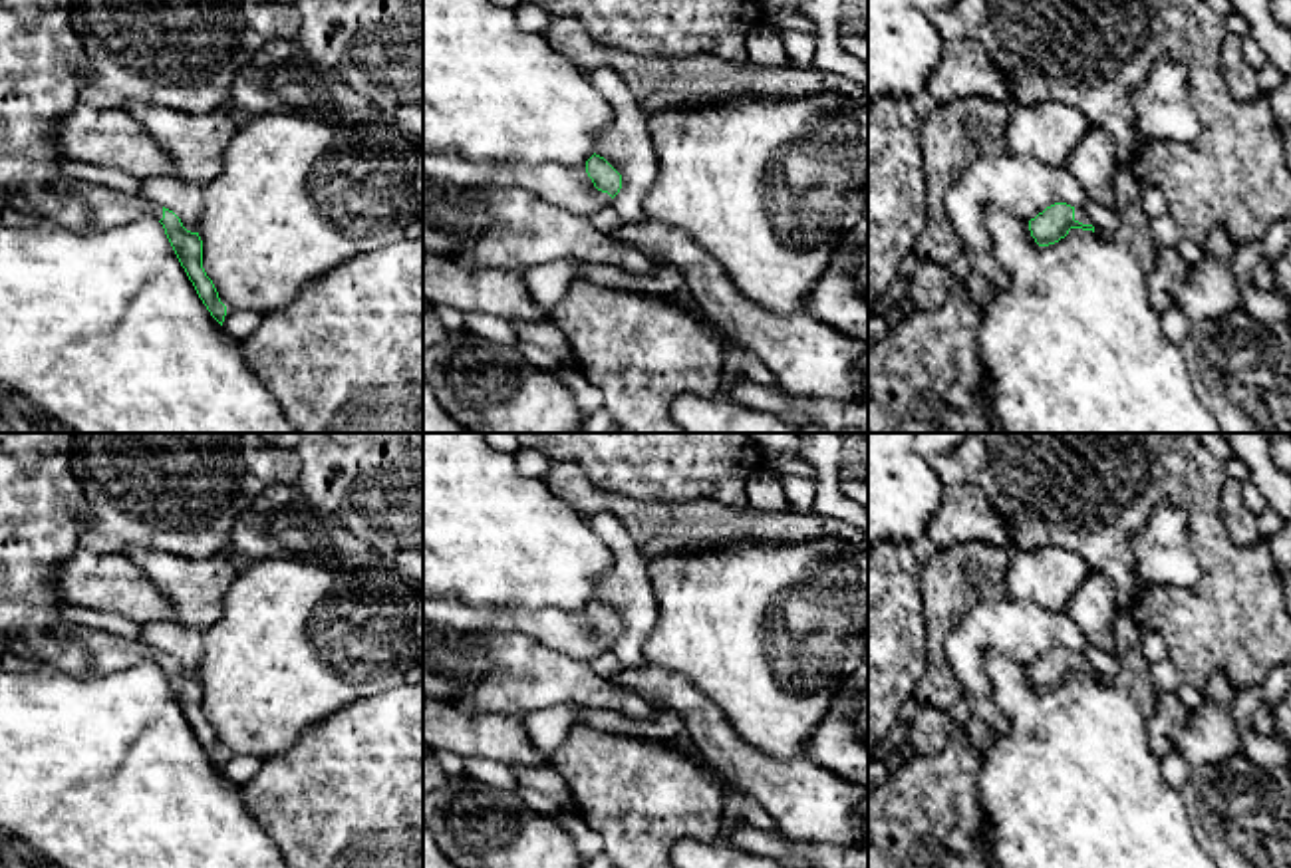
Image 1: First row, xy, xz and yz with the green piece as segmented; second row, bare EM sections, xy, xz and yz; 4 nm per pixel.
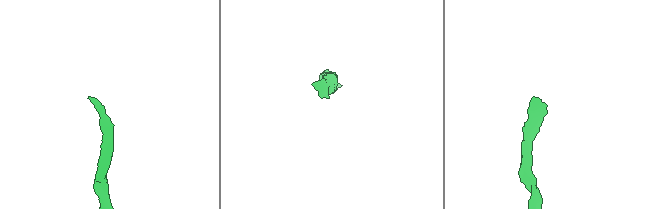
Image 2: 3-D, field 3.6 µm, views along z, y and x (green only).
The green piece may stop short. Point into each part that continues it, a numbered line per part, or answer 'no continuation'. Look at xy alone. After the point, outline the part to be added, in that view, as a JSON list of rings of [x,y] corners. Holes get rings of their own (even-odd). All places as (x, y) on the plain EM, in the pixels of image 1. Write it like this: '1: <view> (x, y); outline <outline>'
1: xy (108, 652); outline [[[66,622],[56,628],[56,634],[66,642],[75,642],[85,650],[95,675],[127,669],[141,661],[155,661],[157,665],[163,663],[163,651],[145,644],[143,640],[129,640]]]

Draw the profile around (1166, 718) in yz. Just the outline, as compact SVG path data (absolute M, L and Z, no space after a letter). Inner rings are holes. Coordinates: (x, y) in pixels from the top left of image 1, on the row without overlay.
M1158 691L1148 707L1150 747L1158 759L1176 751L1176 743L1188 727L1192 711L1176 697L1174 691Z

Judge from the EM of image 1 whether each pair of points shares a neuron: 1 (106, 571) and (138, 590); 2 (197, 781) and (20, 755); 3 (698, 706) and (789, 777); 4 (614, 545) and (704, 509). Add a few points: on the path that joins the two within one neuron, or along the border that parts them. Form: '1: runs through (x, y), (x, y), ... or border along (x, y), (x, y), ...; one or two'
1: runs through (114, 578), (130, 590); one
2: runs through (153, 781), (86, 781), (64, 759); one
3: runs through (714, 731), (763, 777); one
4: border along (590, 515), (612, 513), (650, 559); two

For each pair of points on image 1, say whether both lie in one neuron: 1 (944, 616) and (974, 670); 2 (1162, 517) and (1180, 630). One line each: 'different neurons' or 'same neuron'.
1: different neurons
2: different neurons

